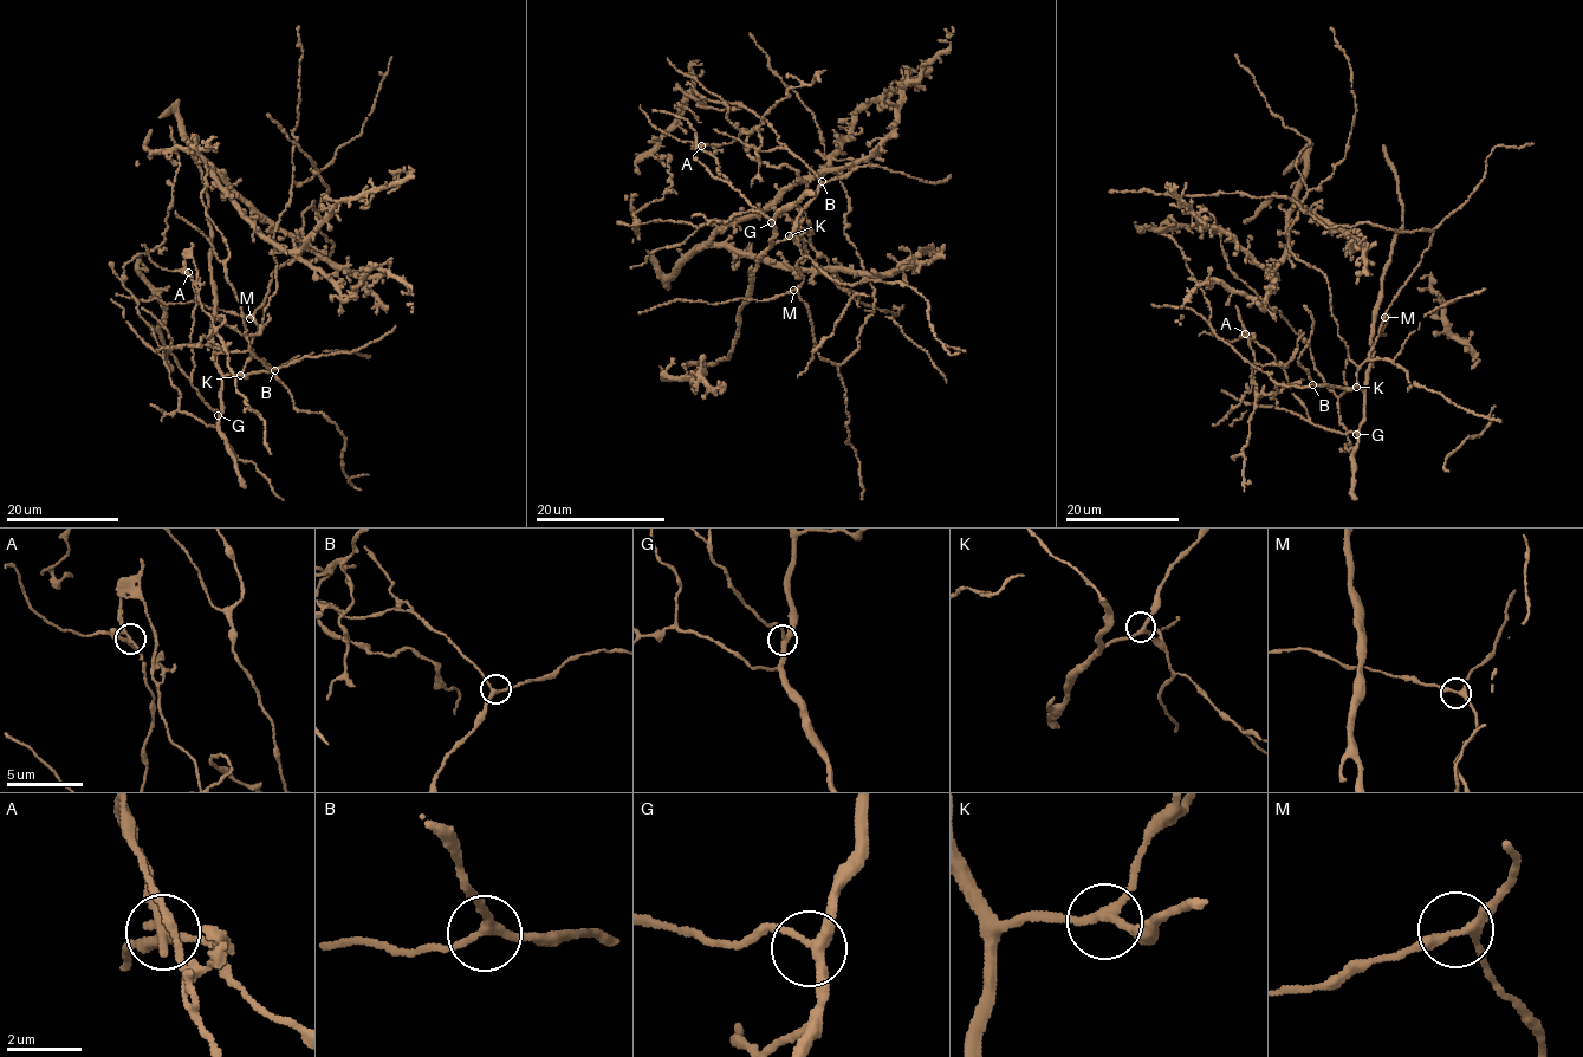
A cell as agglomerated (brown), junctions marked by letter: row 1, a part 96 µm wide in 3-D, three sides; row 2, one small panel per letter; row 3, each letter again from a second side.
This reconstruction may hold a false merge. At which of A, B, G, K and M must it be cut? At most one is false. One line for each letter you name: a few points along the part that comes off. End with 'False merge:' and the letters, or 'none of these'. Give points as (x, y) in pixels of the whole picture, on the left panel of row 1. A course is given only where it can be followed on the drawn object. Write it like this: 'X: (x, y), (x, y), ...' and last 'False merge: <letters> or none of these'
A: (188, 273), (185, 260), (192, 258), (199, 299), (226, 352), (237, 391), (264, 421), (265, 445), (271, 454)
False merge: A

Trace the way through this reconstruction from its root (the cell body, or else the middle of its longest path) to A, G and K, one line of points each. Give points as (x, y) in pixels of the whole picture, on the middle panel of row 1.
A: (824, 358), (791, 237), (821, 180), (787, 149), (761, 151), (756, 129), (701, 146)
G: (824, 358), (798, 293), (802, 250), (791, 238), (771, 245), (771, 222)
K: (824, 358), (815, 349), (810, 315), (798, 293), (804, 278), (797, 265), (802, 250), (789, 235)

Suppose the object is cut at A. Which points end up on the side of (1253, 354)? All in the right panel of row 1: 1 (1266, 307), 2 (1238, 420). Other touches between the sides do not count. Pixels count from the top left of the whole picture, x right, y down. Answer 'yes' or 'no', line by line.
1: no
2: no

